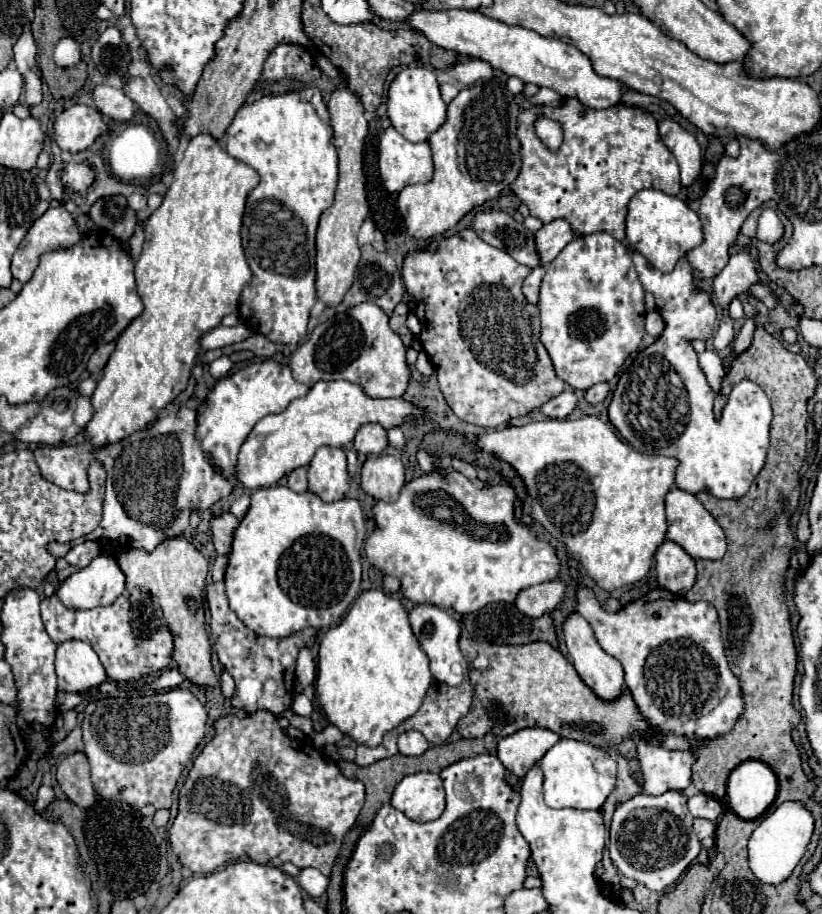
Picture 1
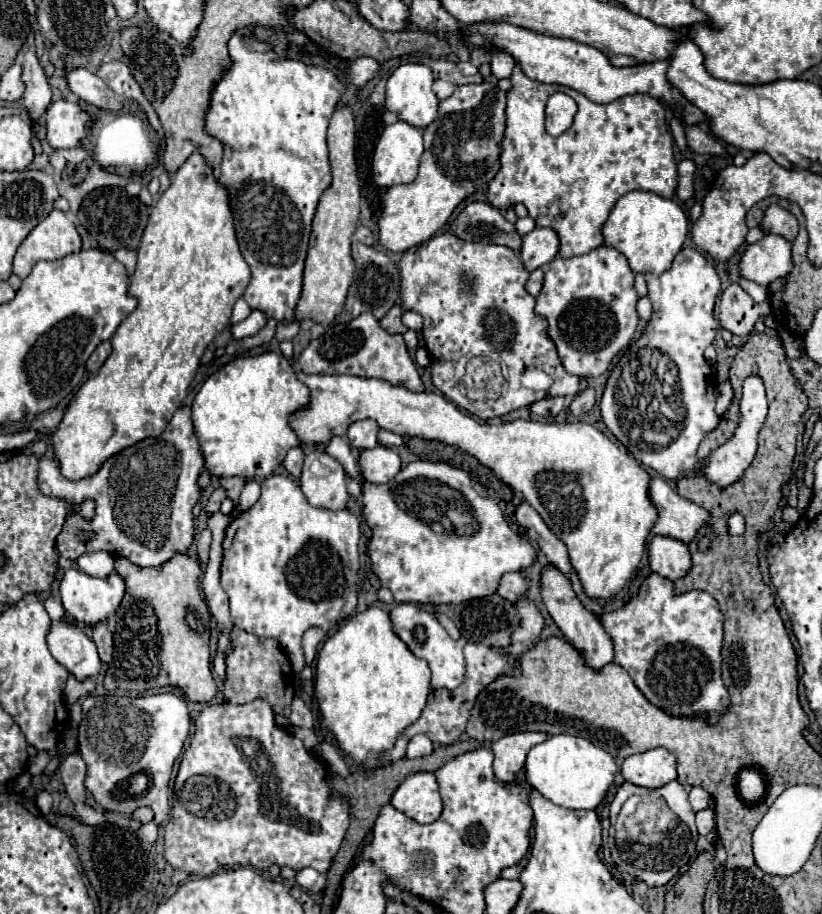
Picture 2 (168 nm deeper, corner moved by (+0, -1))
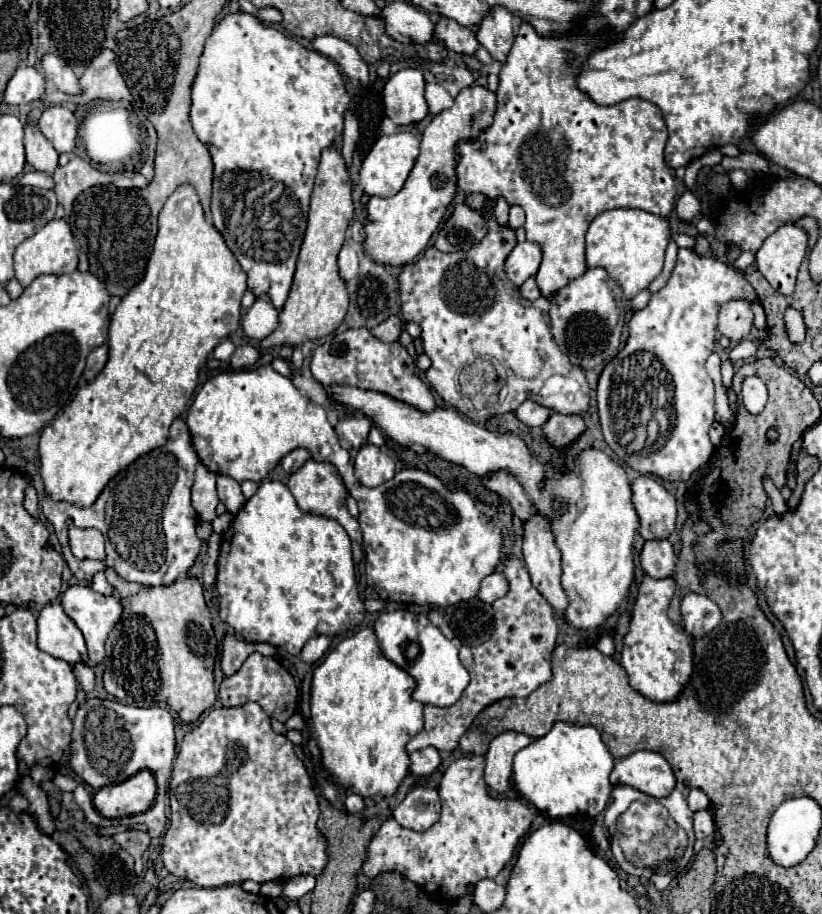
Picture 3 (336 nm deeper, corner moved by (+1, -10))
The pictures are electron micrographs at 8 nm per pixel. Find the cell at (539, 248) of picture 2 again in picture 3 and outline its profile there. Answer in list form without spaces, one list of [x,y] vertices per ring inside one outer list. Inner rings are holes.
[[[523,241],[517,243],[515,249],[509,253],[509,257],[505,259],[505,273],[507,279],[521,287],[529,277],[535,275],[535,271],[539,269],[541,263],[541,247],[537,243],[531,241]]]

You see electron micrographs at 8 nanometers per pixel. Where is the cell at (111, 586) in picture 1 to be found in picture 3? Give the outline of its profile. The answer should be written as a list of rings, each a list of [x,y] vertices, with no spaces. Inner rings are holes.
[[[71,585],[61,597],[61,605],[63,605],[65,613],[75,621],[75,625],[81,629],[81,633],[85,637],[87,665],[89,667],[99,665],[105,659],[105,639],[121,619],[121,603],[119,603],[119,599],[115,595],[111,595],[111,597],[99,595],[87,585]]]

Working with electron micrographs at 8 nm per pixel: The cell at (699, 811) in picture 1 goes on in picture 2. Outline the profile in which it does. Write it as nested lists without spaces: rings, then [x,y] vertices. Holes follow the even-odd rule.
[[[692,788],[690,790],[690,806],[692,806],[694,812],[700,812],[700,810],[710,808],[712,806],[710,794],[704,788]]]

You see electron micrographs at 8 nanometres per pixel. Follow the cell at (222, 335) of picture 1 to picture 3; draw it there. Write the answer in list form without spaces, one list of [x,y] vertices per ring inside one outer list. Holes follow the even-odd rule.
[[[261,295],[243,317],[243,331],[251,339],[265,339],[279,325],[279,309],[273,307],[269,295]]]

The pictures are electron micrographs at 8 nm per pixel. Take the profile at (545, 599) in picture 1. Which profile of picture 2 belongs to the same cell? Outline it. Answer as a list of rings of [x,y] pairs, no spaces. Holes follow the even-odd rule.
[[[516,572],[516,574],[506,574],[502,580],[500,580],[500,586],[498,586],[498,594],[510,602],[518,602],[520,598],[528,596],[528,580],[522,572]]]

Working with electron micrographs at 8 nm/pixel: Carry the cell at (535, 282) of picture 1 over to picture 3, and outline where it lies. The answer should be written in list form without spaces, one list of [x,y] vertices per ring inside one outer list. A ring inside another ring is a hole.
[[[529,277],[529,279],[519,287],[519,291],[521,291],[521,295],[523,295],[525,299],[529,299],[529,301],[535,301],[535,299],[541,295],[533,277]]]

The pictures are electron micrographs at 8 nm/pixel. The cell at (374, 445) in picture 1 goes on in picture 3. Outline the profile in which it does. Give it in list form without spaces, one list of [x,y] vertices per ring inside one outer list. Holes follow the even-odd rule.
[[[361,413],[345,415],[335,425],[337,439],[345,449],[359,449],[367,441],[369,429],[371,429],[371,421]]]

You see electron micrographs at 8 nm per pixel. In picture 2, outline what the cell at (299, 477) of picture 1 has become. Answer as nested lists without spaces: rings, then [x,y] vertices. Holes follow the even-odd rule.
[[[292,448],[292,450],[288,450],[288,454],[284,458],[284,468],[294,476],[294,480],[300,480],[300,476],[302,476],[304,456],[306,456],[306,452],[302,448]]]

